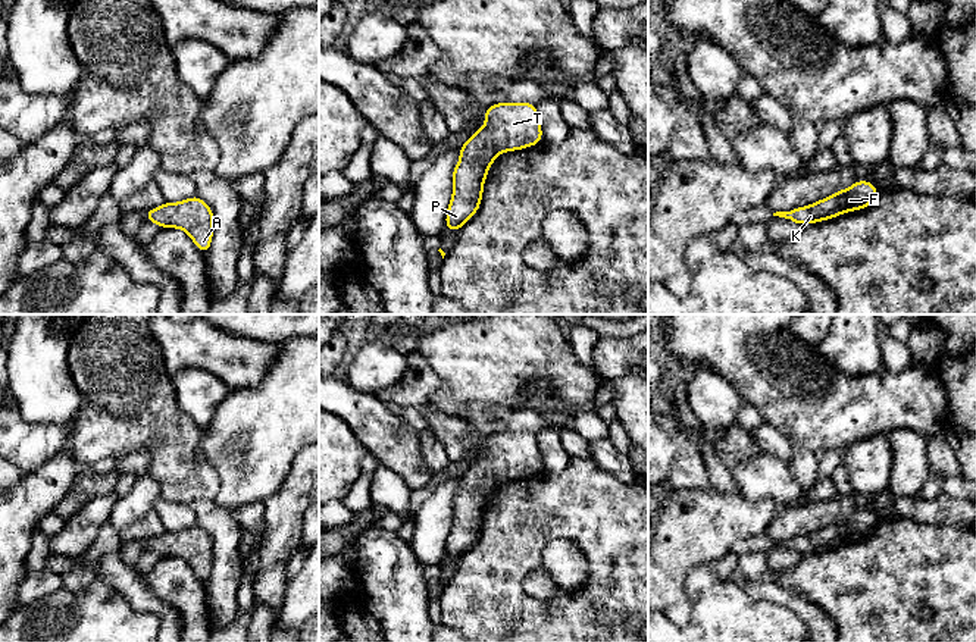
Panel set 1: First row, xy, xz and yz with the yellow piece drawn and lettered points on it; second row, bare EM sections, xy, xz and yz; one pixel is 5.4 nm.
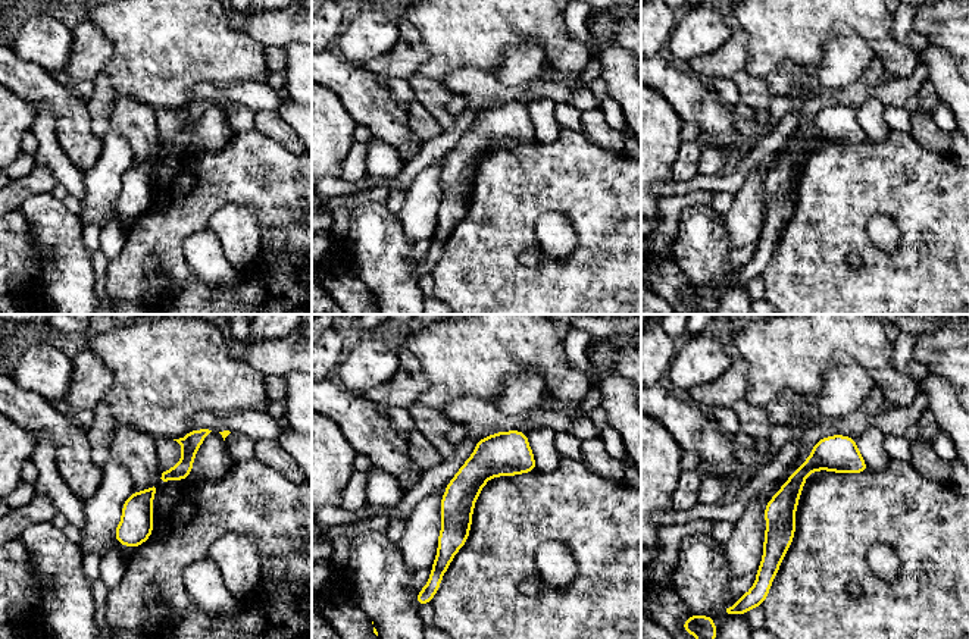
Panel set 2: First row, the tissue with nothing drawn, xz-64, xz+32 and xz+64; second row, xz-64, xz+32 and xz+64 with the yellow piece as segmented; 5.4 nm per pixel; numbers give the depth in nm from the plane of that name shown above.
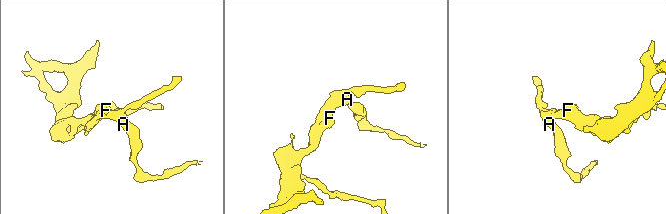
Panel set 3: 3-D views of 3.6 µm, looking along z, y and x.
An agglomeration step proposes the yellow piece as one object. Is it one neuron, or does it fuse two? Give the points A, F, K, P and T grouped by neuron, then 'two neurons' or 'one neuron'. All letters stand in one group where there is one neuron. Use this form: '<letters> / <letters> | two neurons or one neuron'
A F K P T | one neuron

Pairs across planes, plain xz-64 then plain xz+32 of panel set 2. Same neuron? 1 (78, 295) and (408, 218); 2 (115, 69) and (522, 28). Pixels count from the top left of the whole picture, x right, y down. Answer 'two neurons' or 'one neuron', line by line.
1: two neurons
2: one neuron

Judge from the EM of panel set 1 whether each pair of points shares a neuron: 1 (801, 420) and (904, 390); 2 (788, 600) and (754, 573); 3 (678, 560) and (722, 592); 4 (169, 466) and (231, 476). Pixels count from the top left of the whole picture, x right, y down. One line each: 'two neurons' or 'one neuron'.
1: one neuron
2: one neuron
3: two neurons
4: two neurons

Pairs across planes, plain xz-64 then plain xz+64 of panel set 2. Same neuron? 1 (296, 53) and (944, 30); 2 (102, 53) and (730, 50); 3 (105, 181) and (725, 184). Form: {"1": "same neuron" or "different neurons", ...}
{"1": "different neurons", "2": "same neuron", "3": "different neurons"}

